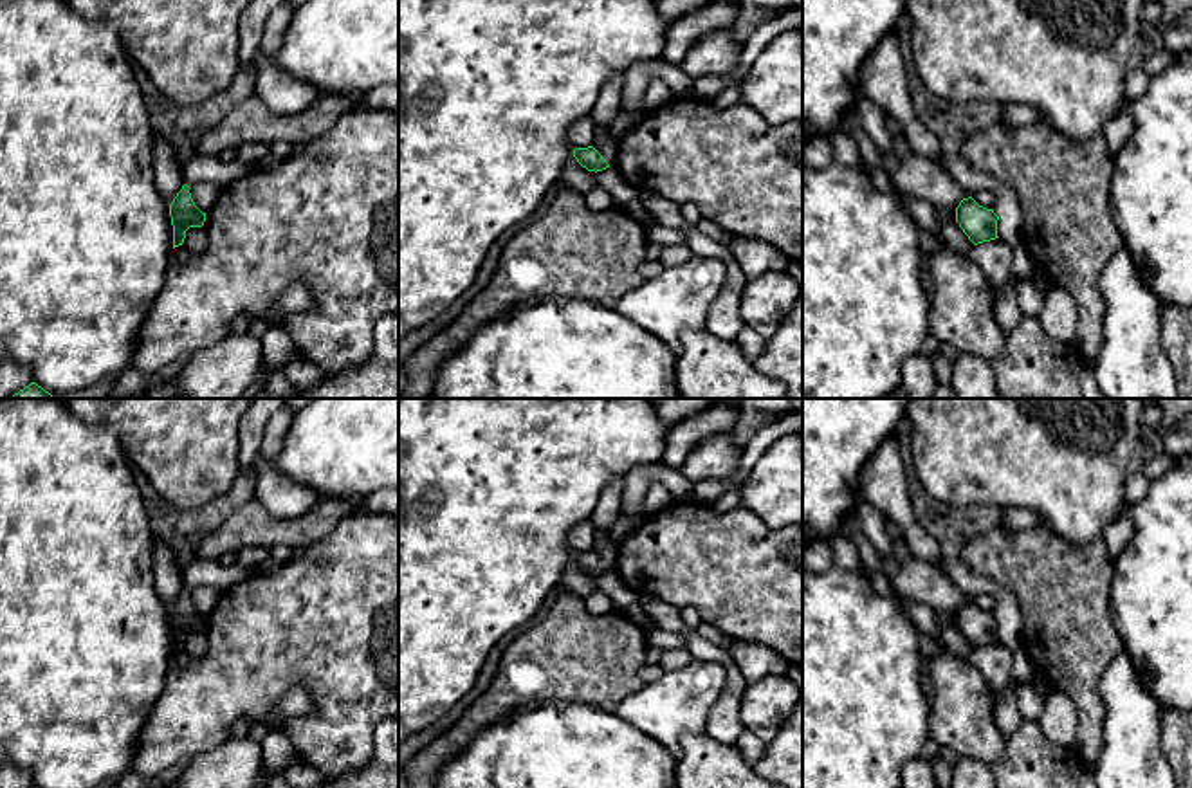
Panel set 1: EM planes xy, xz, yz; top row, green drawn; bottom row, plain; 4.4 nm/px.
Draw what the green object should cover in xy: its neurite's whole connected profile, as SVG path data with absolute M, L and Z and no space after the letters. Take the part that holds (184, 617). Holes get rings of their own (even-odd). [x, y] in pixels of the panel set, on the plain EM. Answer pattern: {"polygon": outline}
{"polygon": "M184 588L170 608L170 620L173 629L173 653L184 647L186 635L189 631L202 631L206 626L206 617L202 617L189 597L189 590Z"}

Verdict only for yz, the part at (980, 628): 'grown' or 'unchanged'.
unchanged

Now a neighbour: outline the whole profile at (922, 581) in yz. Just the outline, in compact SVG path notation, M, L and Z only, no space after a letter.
M920 557L894 561L894 572L887 575L893 590L932 609L956 613L963 602L972 600L940 568Z

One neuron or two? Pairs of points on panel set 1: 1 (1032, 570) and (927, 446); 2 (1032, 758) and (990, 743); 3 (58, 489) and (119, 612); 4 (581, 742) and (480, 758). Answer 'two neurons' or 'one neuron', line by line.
1: two neurons
2: two neurons
3: one neuron
4: one neuron

